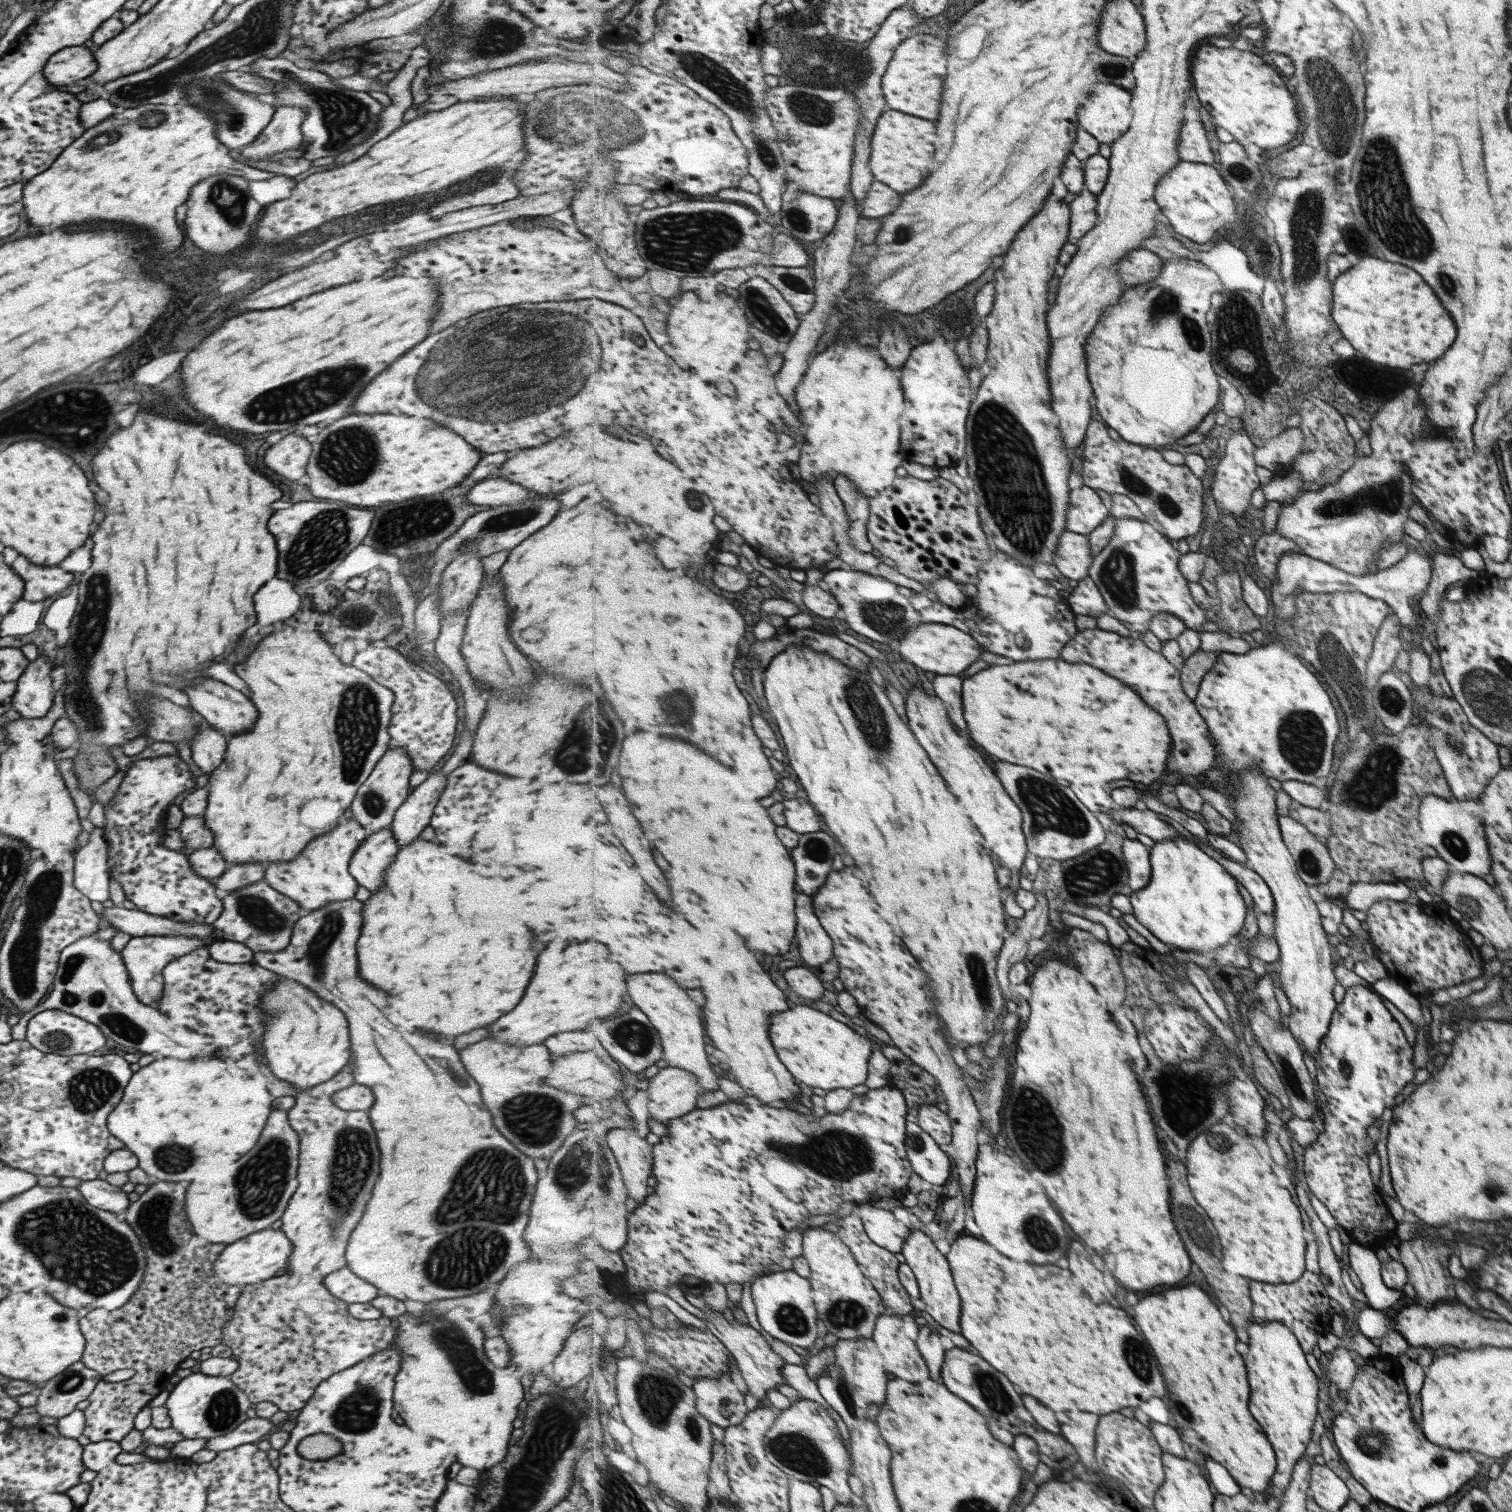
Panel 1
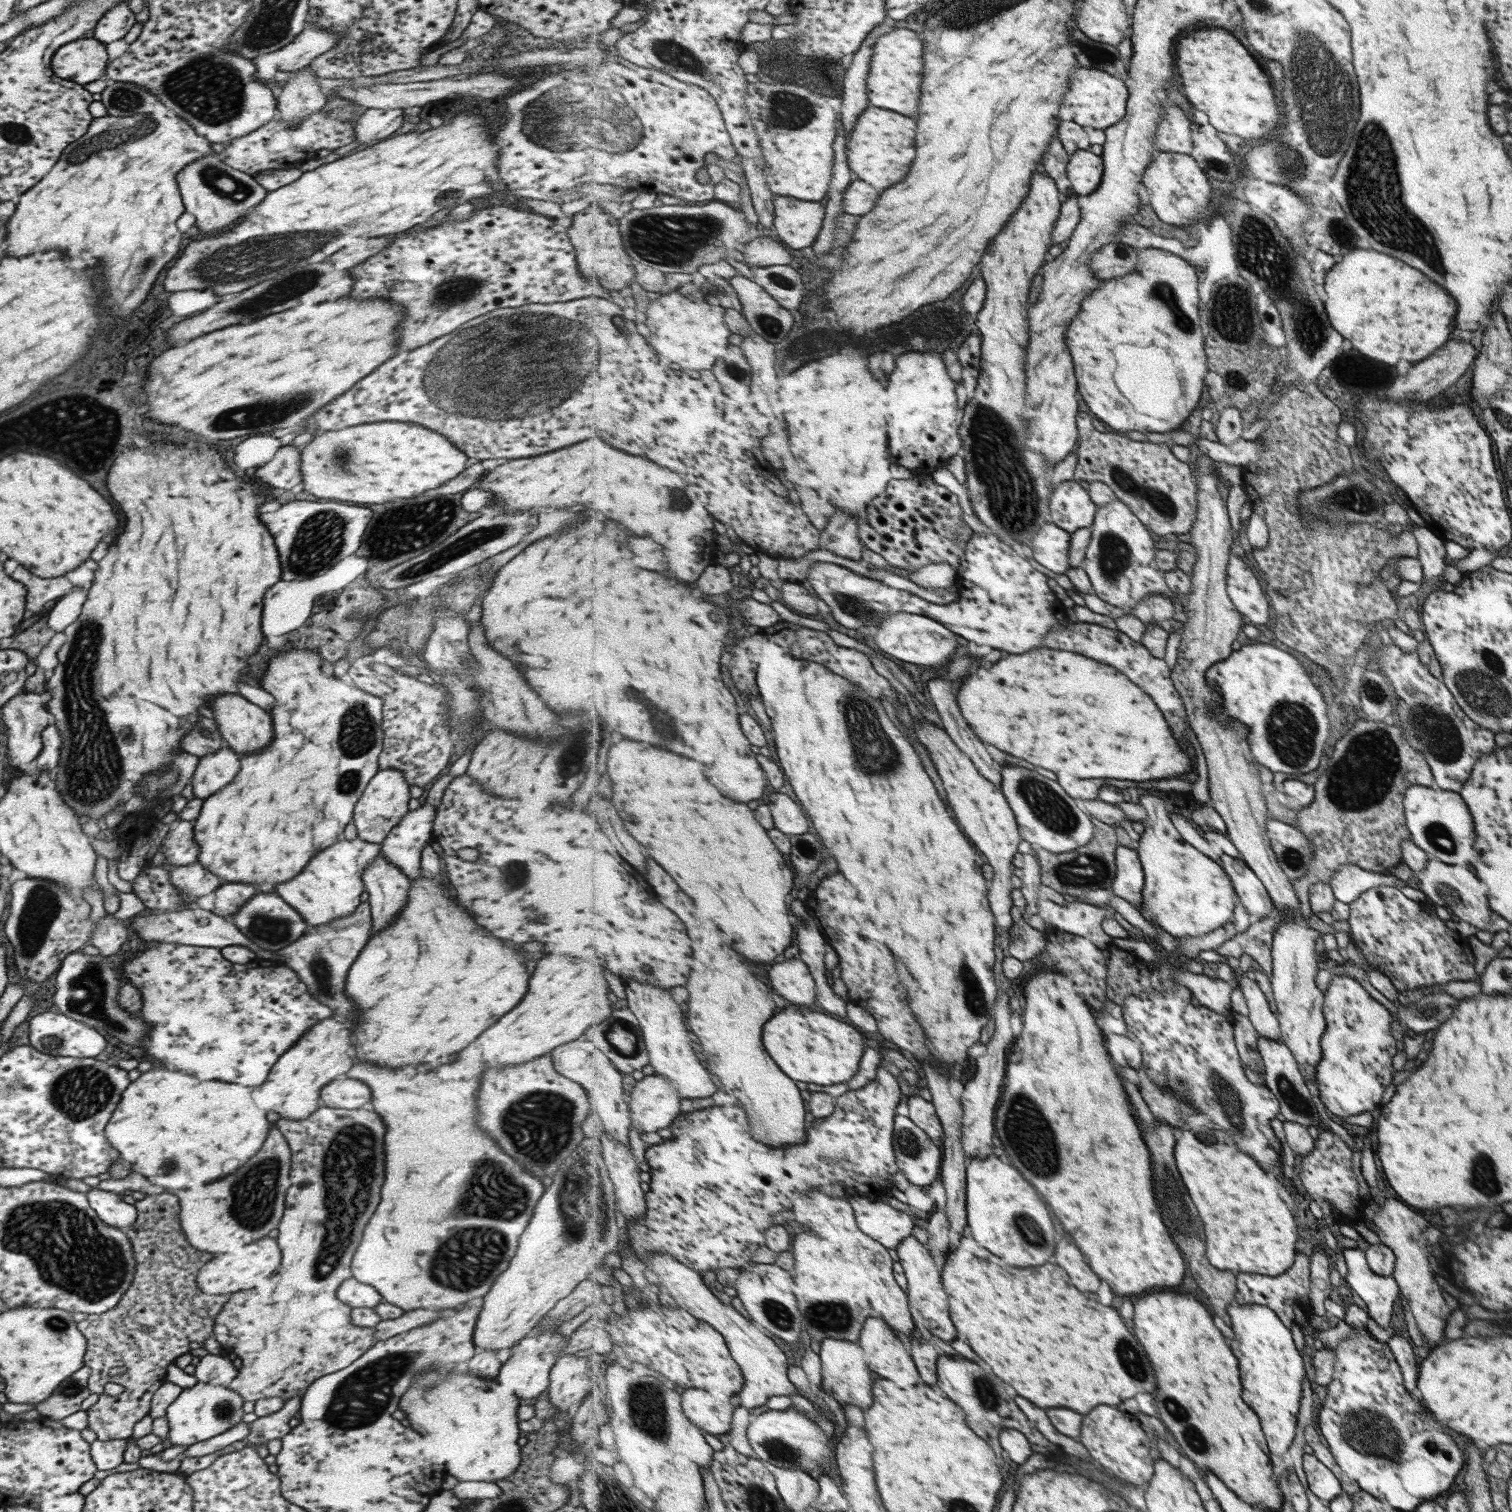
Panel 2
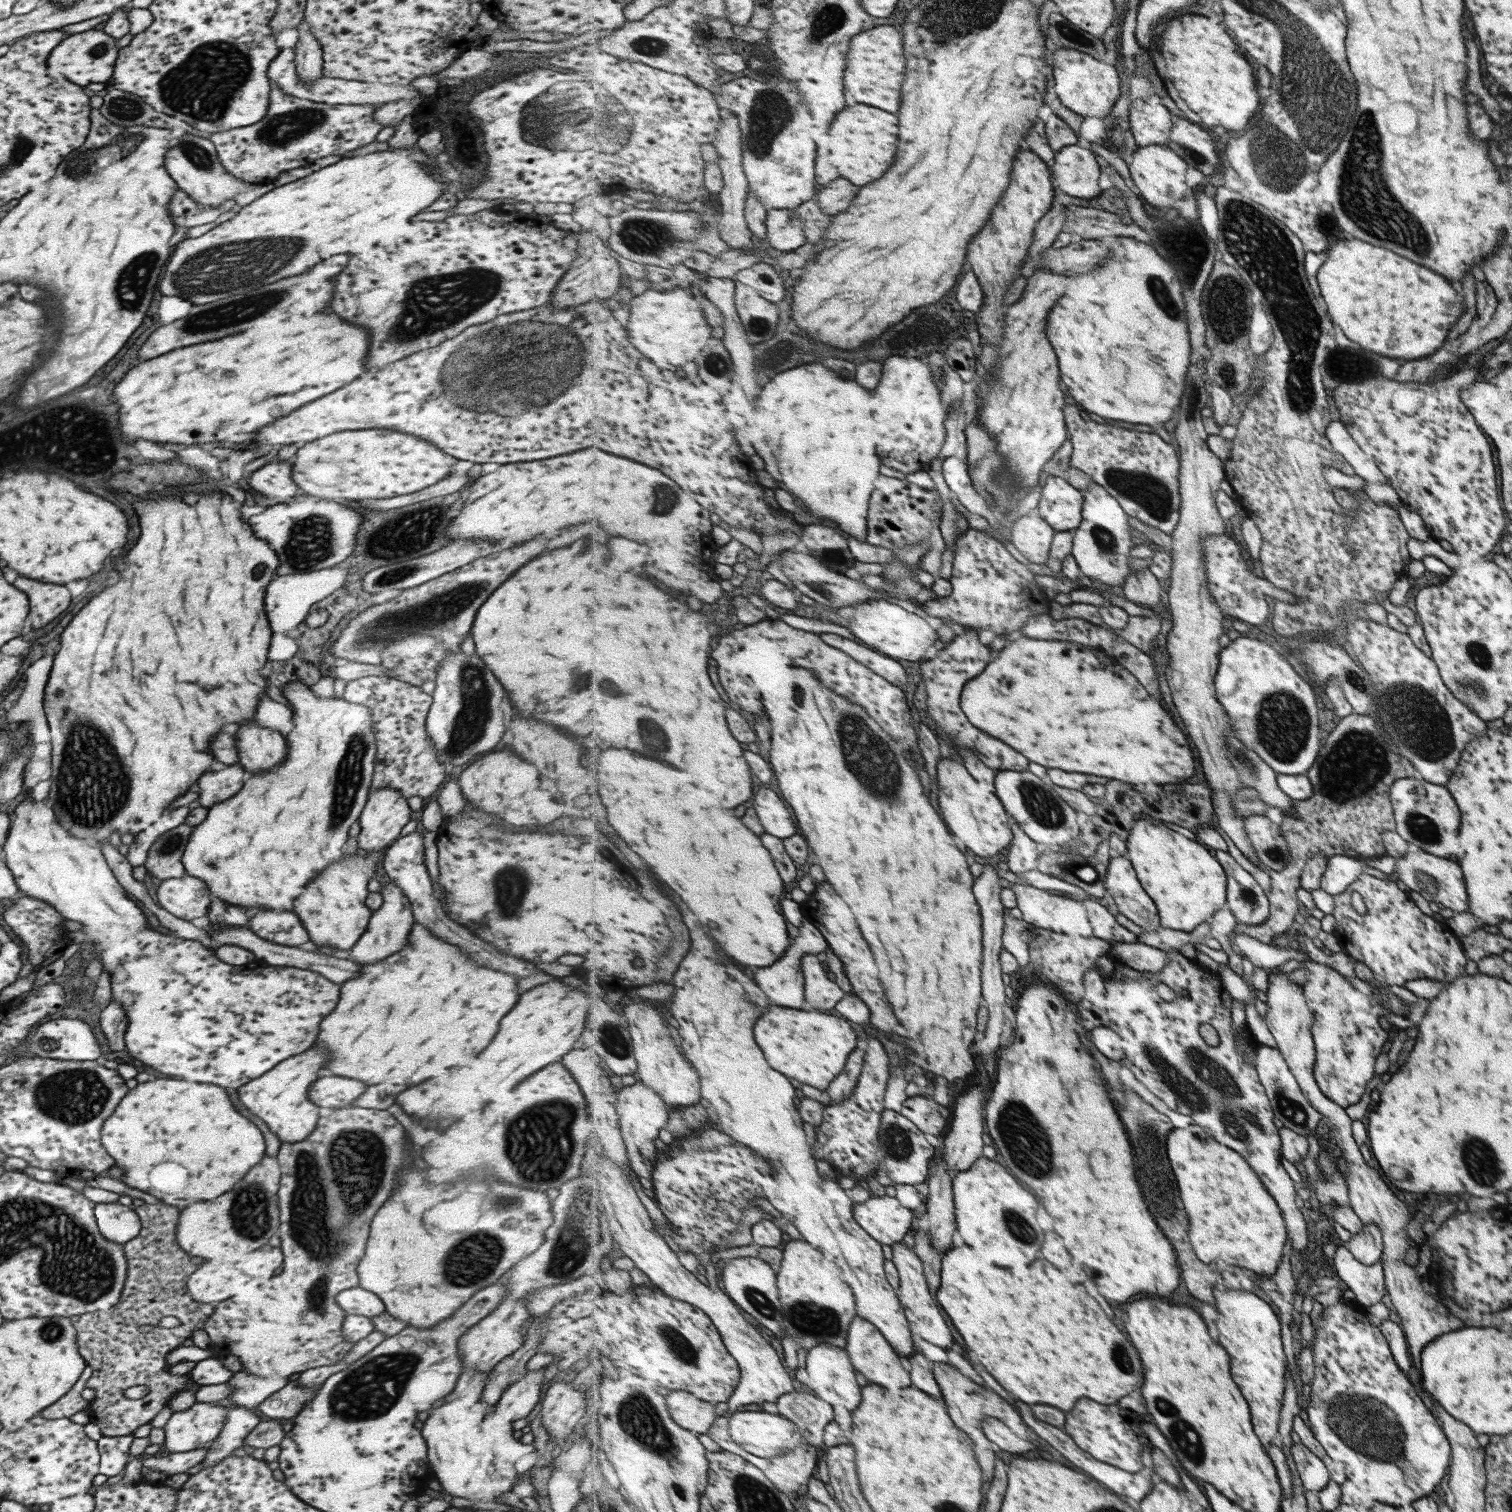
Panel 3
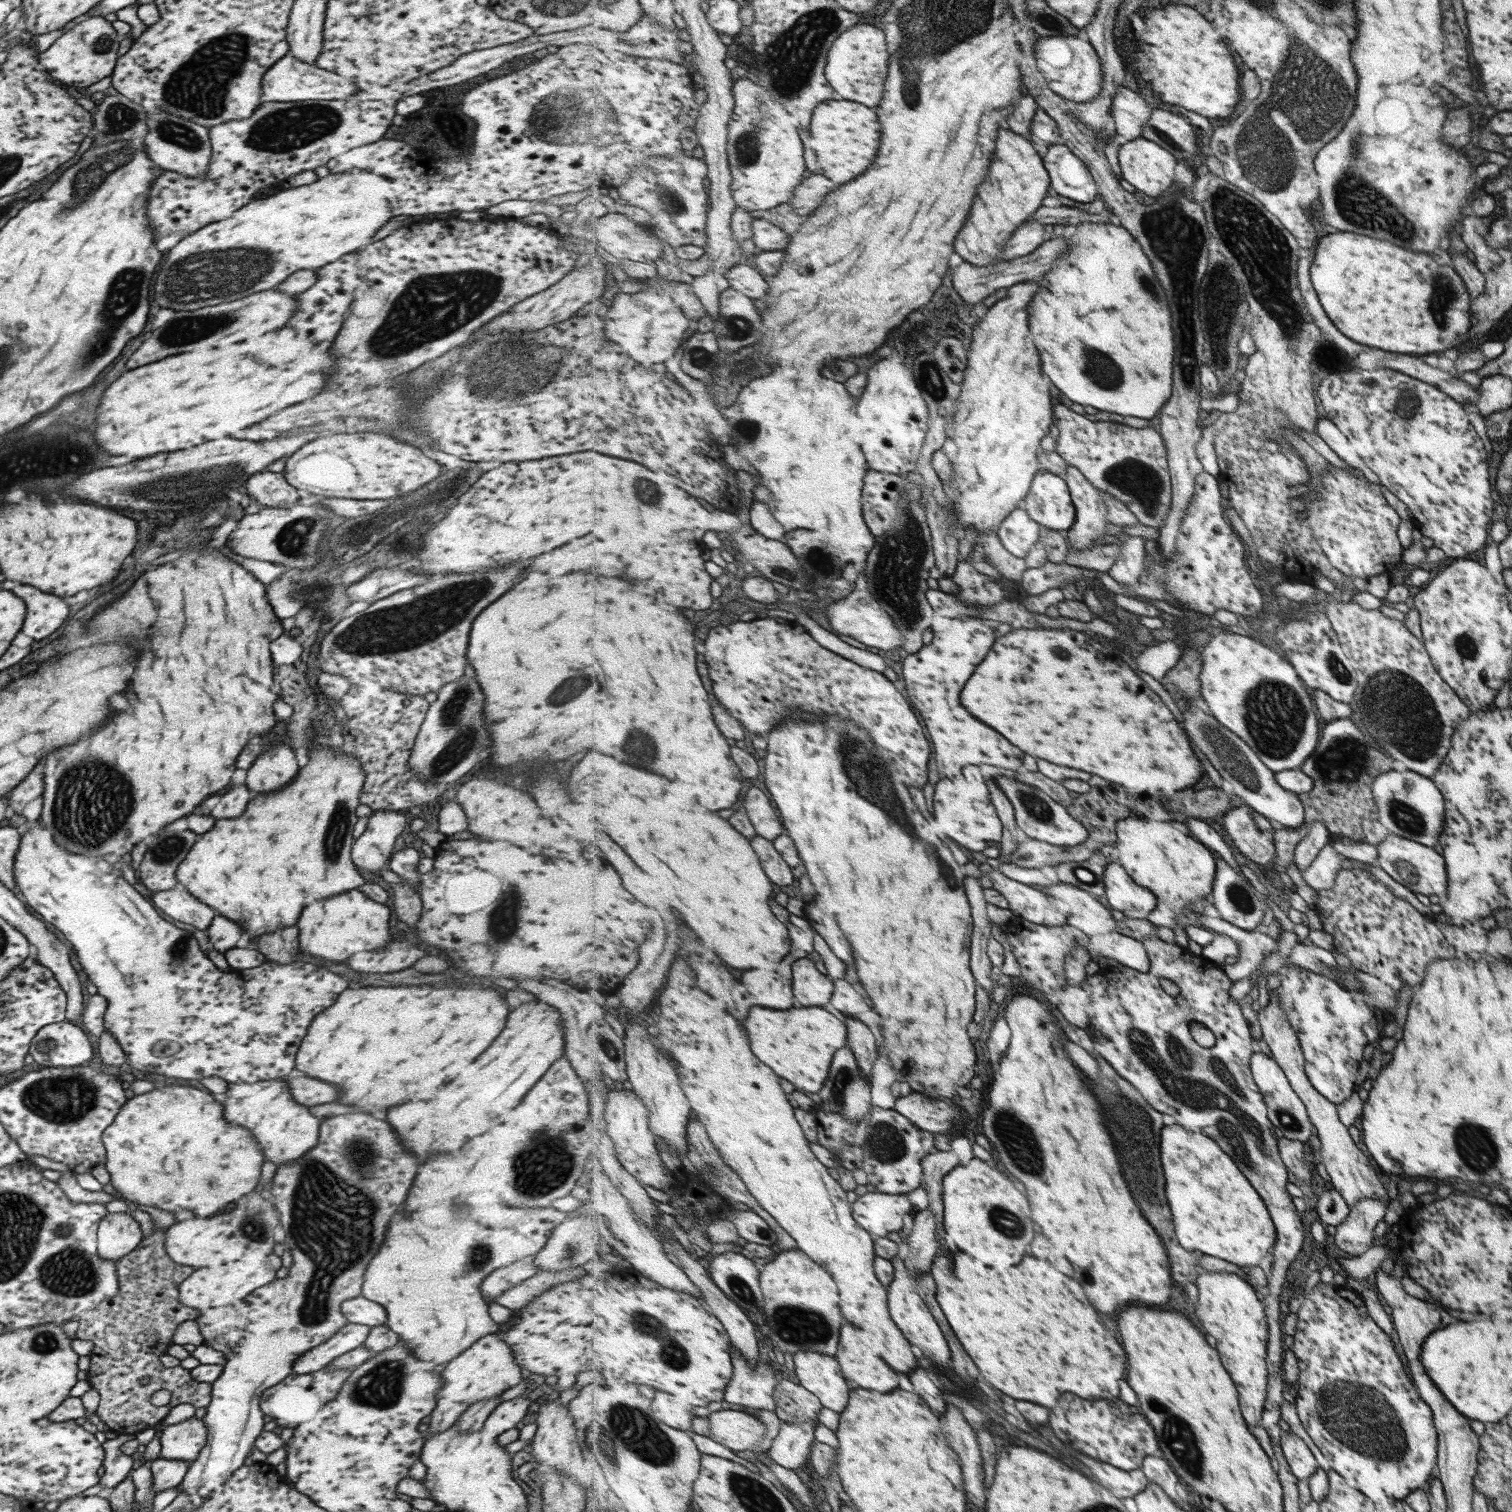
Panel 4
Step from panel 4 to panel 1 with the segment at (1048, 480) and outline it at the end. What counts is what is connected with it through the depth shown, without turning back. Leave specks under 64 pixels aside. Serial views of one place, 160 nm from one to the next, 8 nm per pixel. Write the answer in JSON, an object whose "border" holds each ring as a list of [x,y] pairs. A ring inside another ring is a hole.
{"border":[[[1085,484],[1074,487],[1070,497],[1067,531],[1089,535],[1099,529],[1111,515],[1103,498],[1093,487]]]}

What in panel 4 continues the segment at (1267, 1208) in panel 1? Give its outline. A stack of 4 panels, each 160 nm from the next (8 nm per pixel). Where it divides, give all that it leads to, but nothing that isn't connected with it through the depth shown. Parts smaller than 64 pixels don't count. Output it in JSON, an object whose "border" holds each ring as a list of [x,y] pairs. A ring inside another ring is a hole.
{"border":[[[1177,1123],[1165,1126],[1164,1130],[1163,1166],[1179,1242],[1191,1252],[1201,1250],[1200,1254],[1240,1267],[1259,1266],[1276,1238],[1273,1222],[1265,1204],[1253,1190],[1253,1184],[1210,1136],[1190,1131]]]}

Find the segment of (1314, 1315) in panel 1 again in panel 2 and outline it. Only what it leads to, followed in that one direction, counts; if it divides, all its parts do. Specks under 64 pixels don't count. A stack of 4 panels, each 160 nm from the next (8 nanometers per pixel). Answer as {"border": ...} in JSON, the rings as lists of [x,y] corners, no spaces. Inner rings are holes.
{"border":[[[1297,1254],[1296,1261],[1293,1262],[1289,1269],[1281,1274],[1280,1277],[1269,1277],[1266,1275],[1239,1273],[1238,1291],[1236,1299],[1240,1304],[1257,1303],[1261,1306],[1269,1307],[1269,1310],[1276,1311],[1280,1317],[1280,1321],[1285,1323],[1290,1329],[1294,1328],[1293,1320],[1293,1306],[1294,1304],[1306,1312],[1311,1312],[1308,1306],[1308,1292],[1309,1292],[1309,1263],[1310,1257],[1305,1254]]]}

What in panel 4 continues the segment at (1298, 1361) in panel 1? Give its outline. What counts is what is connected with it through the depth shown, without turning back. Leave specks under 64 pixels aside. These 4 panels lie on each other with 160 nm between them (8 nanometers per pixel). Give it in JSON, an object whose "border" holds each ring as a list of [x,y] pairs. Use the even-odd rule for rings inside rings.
{"border":[[[1231,1272],[1200,1274],[1196,1284],[1199,1290],[1197,1318],[1201,1328],[1205,1334],[1217,1338],[1215,1346],[1221,1350],[1225,1366],[1229,1366],[1229,1374],[1233,1374],[1233,1380],[1241,1390],[1241,1410],[1245,1410],[1249,1427],[1257,1427],[1266,1397],[1268,1375],[1265,1364],[1268,1326],[1264,1304],[1257,1300],[1253,1285]]]}

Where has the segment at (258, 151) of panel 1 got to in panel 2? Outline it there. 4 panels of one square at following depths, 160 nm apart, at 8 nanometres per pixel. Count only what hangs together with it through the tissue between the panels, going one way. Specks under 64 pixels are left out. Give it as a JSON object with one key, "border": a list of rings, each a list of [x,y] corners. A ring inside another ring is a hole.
{"border":[[[308,65],[299,68],[295,74],[283,83],[280,93],[275,96],[276,114],[273,119],[290,122],[324,108],[327,93],[315,83],[317,76]]]}

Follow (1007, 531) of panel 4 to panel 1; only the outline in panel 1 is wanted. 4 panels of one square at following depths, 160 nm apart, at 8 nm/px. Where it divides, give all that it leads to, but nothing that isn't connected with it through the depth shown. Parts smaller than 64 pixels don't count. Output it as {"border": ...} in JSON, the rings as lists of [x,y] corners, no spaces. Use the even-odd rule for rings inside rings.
{"border":[[[1065,531],[1057,554],[1054,564],[1065,577],[1079,581],[1090,576],[1095,556],[1087,535]]]}

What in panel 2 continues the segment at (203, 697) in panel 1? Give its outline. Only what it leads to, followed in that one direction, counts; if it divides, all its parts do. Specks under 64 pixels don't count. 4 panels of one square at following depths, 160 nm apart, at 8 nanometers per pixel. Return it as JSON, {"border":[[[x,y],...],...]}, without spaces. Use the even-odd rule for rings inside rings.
{"border":[[[219,694],[209,702],[209,710],[213,712],[221,739],[231,750],[243,754],[271,742],[273,732],[269,716],[251,702],[245,702],[245,698],[237,694]]]}

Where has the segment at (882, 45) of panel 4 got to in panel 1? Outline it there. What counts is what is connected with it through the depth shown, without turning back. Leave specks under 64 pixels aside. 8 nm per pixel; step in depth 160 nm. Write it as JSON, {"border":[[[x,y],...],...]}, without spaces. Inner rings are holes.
{"border":[[[916,33],[897,47],[882,80],[885,98],[893,110],[901,110],[925,120],[939,120],[948,72],[947,62],[951,62],[947,48],[947,42],[941,37]]]}

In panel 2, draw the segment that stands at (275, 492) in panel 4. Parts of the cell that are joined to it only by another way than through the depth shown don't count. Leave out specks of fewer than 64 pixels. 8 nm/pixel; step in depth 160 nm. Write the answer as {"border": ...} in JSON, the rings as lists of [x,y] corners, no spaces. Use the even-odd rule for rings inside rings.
{"border":[[[290,445],[280,446],[274,453],[271,460],[263,466],[253,470],[257,478],[267,482],[273,488],[293,488],[297,482],[301,484],[300,473],[300,452]]]}

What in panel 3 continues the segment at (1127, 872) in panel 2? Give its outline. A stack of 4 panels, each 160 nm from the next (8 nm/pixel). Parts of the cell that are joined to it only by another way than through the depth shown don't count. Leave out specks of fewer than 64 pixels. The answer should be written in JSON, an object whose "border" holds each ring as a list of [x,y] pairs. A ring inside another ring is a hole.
{"border":[[[1127,856],[1112,858],[1105,884],[1121,914],[1136,923],[1139,927],[1144,928],[1144,930],[1153,932],[1160,928],[1161,922],[1158,906],[1141,884],[1137,871],[1135,871],[1131,860]]]}

